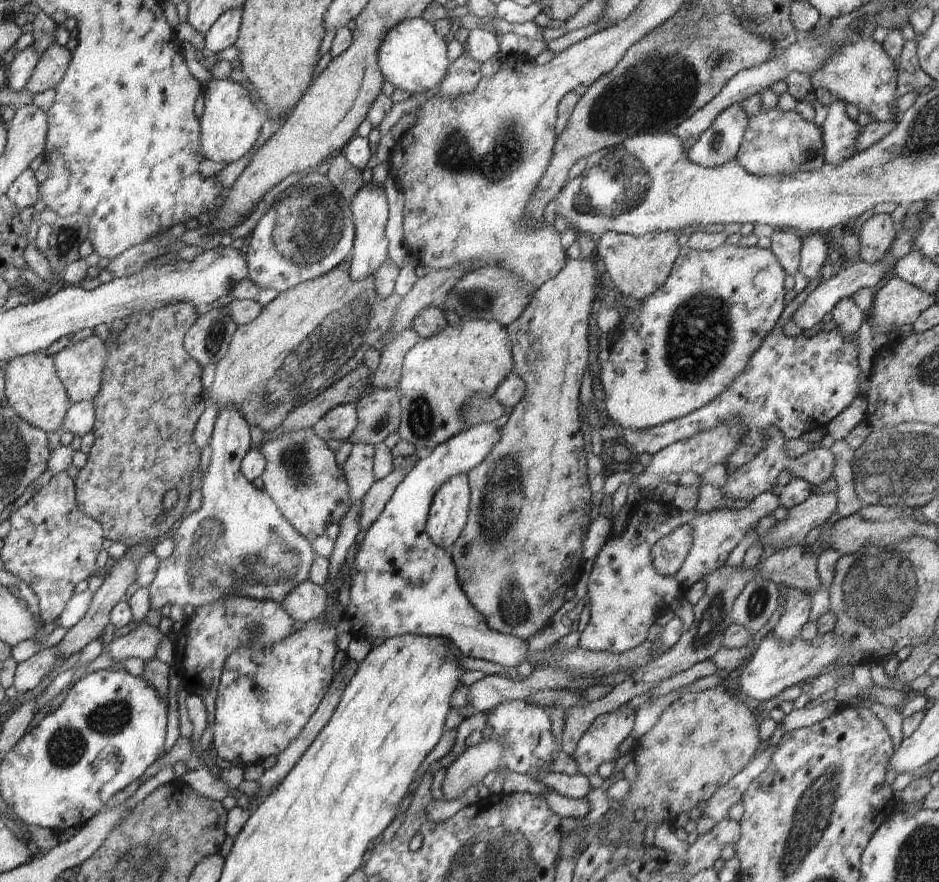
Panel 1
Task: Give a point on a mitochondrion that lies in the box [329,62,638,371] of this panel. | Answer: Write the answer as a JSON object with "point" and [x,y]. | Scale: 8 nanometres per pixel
{"point":[509,151]}

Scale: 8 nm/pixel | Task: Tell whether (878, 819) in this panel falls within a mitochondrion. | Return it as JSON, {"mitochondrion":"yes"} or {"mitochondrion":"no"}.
{"mitochondrion":"no"}

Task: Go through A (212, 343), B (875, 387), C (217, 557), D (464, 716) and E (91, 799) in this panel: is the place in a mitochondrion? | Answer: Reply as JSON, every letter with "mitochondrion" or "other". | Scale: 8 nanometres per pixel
{"A":"mitochondrion","B":"other","C":"mitochondrion","D":"other","E":"other"}

